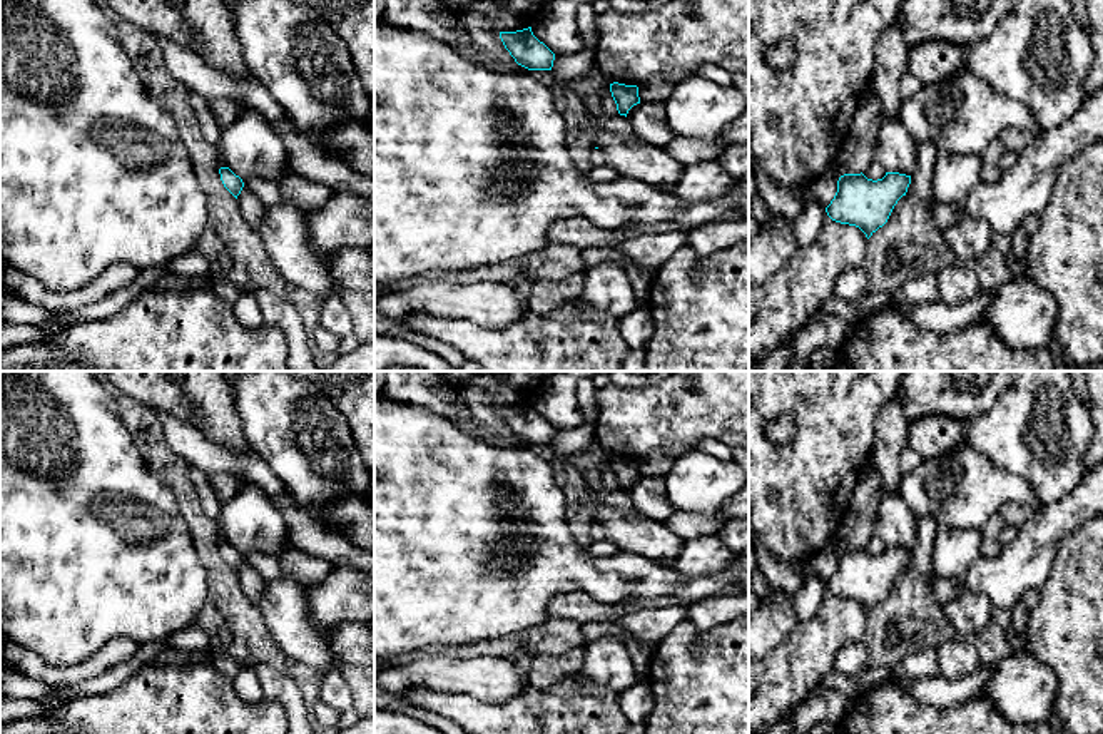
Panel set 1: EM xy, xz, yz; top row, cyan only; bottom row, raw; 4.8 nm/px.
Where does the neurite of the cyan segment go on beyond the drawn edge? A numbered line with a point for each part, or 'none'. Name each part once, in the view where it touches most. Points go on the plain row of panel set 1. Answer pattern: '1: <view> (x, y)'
1: xy (211, 505)

